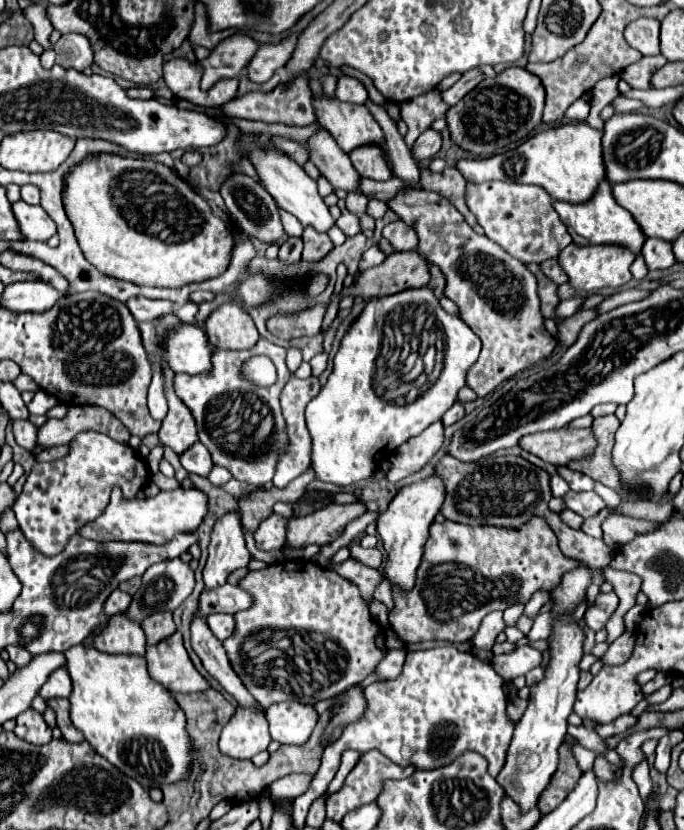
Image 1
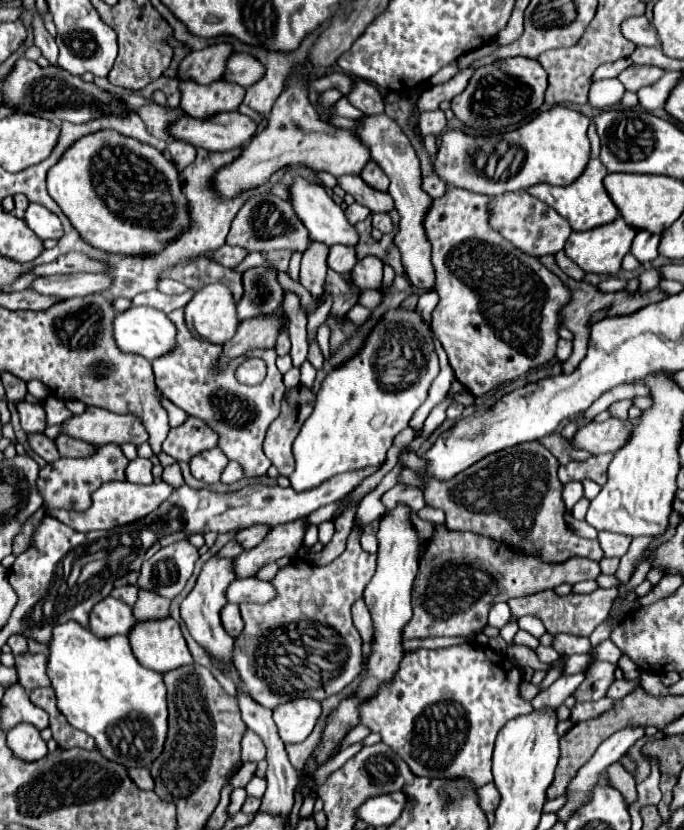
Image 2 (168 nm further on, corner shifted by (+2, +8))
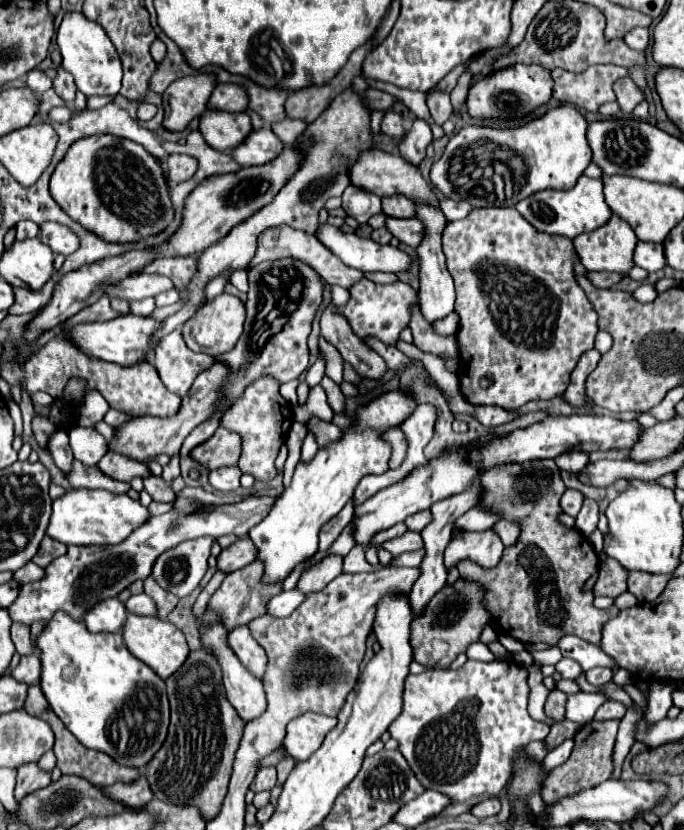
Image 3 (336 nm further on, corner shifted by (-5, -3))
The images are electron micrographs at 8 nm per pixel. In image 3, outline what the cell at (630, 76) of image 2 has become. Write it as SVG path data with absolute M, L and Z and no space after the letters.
M630 77L618 79L618 81L616 81L616 87L614 87L614 93L616 93L616 101L618 101L620 107L622 107L622 113L632 113L632 109L634 109L640 101L644 101L642 89L640 89Z

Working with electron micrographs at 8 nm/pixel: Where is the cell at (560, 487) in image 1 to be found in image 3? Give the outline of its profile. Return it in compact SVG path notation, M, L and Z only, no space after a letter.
M584 499L584 505L576 517L576 529L588 537L596 529L596 523L598 523L598 503L592 499Z

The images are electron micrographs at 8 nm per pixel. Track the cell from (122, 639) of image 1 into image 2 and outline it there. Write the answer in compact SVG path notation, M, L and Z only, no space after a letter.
M113 596L97 602L89 614L89 630L99 638L109 638L115 634L129 634L135 618L131 608L125 602L119 602Z

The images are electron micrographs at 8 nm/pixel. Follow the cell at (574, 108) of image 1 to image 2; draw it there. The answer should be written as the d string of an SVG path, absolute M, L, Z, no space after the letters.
M617 78L599 80L599 82L593 82L589 90L589 104L593 108L611 108L619 104L623 94L625 94L625 88Z

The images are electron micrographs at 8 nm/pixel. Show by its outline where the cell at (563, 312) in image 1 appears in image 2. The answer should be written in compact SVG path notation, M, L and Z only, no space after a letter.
M609 278L605 282L599 284L601 290L607 290L607 292L617 292L617 290L625 290L627 288L627 280L621 280L621 278Z

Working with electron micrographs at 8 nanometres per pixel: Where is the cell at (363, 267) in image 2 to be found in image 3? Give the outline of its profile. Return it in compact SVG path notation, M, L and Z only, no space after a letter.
M360 279L358 283L354 283L350 287L350 295L352 295L350 301L344 307L338 307L338 311L348 319L352 331L360 339L374 335L380 341L384 341L386 345L394 345L398 341L398 333L410 321L408 307L418 301L418 293L408 283L400 283L400 281L380 285L380 283L372 283L368 279Z

